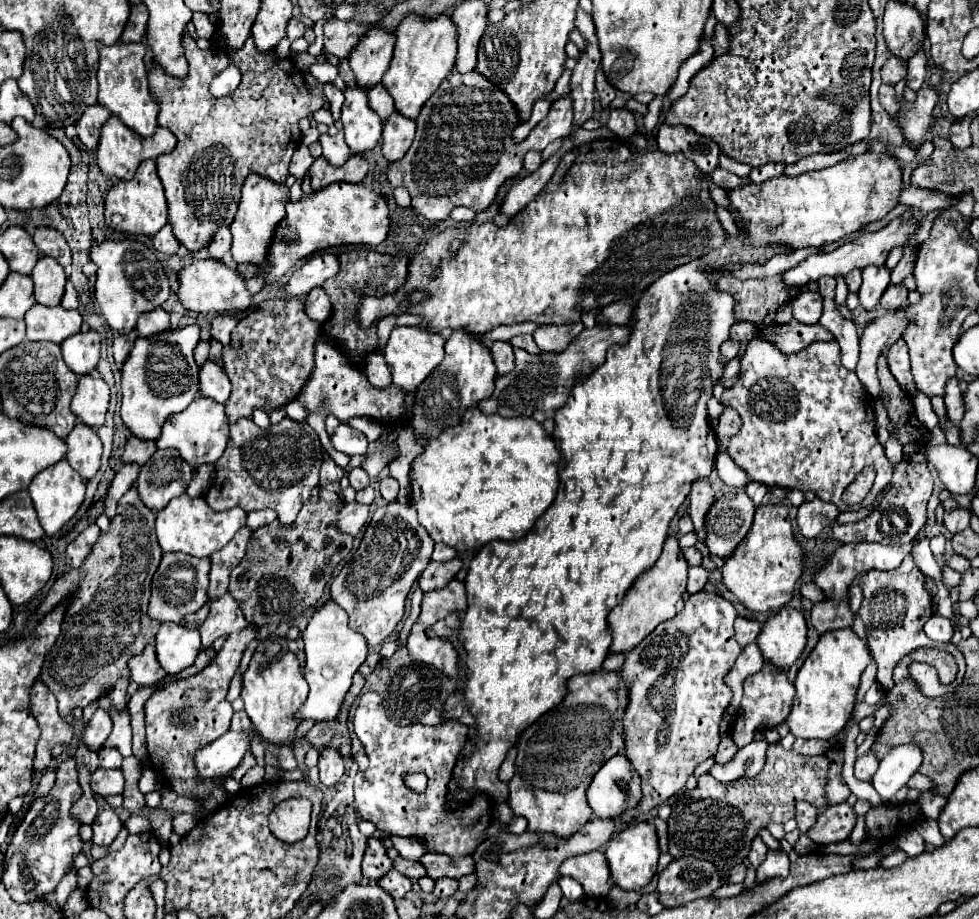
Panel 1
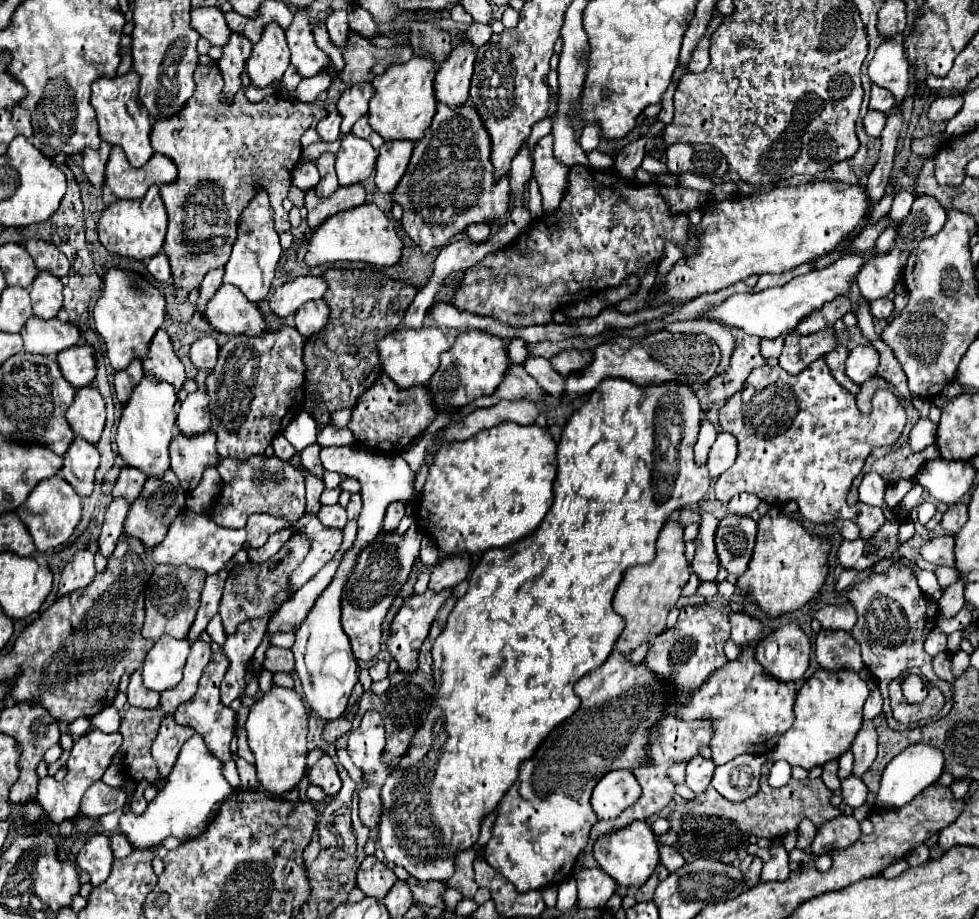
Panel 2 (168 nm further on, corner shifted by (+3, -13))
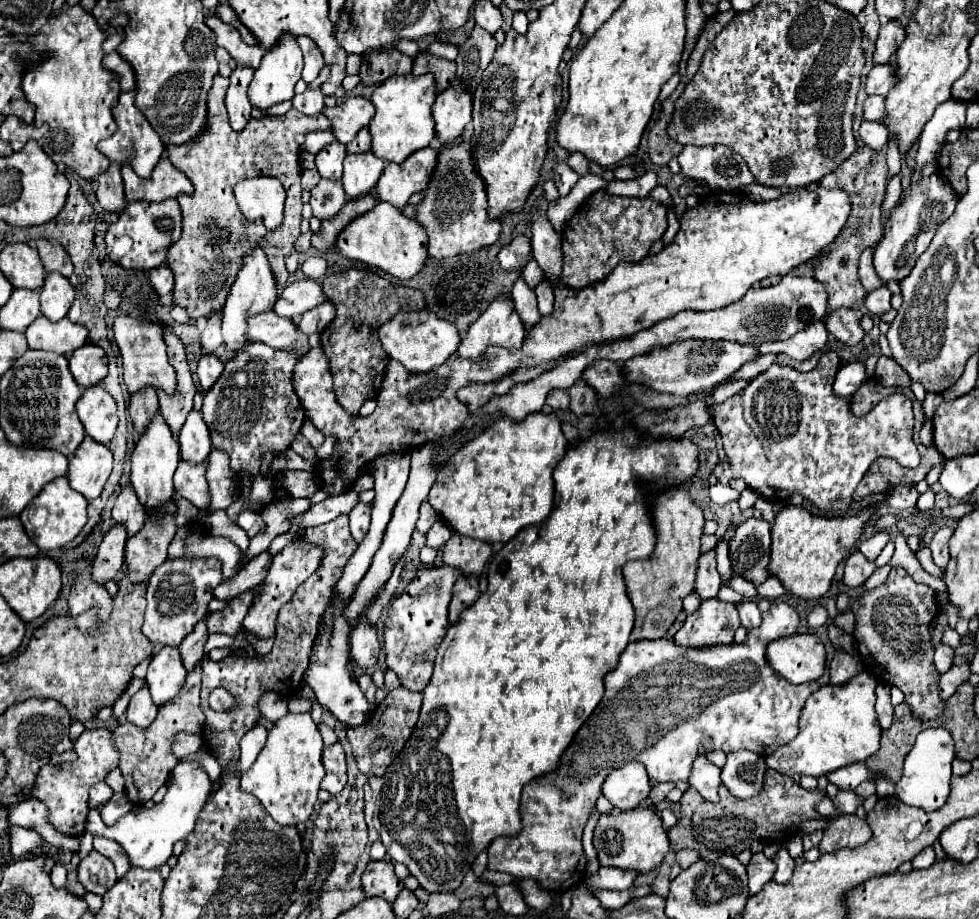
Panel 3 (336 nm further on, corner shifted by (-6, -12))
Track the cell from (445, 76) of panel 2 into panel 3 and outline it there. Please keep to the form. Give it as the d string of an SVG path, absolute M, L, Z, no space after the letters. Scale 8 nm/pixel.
M459 82L437 94L437 100L433 104L433 118L435 132L441 144L455 142L463 134L465 126L471 122L471 110L473 96Z

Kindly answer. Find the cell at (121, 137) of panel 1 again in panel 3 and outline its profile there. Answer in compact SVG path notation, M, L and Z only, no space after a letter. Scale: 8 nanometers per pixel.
M161 156L149 178L139 178L129 164L121 166L121 176L125 182L127 200L159 202L165 198L175 198L181 192L193 192L191 180L187 180L187 176L181 174L181 170L177 170L167 156Z

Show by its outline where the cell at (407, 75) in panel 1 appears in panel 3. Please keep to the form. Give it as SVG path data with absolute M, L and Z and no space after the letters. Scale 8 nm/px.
M429 72L421 76L395 74L381 82L371 96L371 102L375 104L375 116L369 124L373 136L373 154L377 154L383 160L401 164L415 150L431 146L431 142L435 140L435 120L431 114L435 96L435 76Z

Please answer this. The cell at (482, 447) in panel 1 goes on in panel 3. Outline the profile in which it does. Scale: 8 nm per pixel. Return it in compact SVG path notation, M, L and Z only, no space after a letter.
M537 412L521 422L501 418L451 456L427 500L451 530L489 544L505 544L523 526L545 522L551 514L553 468L561 462L565 448L561 422L553 416Z

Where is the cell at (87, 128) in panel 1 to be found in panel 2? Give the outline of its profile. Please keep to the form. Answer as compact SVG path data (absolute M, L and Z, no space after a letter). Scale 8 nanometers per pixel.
M102 143L98 151L86 149L82 153L82 169L86 173L86 179L94 187L102 187L104 185L104 169L106 169L106 161L108 161L110 149L112 149L110 143Z

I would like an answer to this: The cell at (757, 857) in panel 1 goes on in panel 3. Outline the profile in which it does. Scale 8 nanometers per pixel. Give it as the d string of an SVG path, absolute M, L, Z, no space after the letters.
M757 852L747 864L747 874L749 874L749 892L757 894L773 878L775 864L763 852Z

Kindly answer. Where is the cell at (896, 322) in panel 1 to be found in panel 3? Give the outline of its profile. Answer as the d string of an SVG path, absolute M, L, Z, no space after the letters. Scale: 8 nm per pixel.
M849 362L849 364L843 364L839 368L835 384L833 384L833 390L839 396L853 396L855 390L863 382L867 382L867 368L865 368L865 364L863 362Z

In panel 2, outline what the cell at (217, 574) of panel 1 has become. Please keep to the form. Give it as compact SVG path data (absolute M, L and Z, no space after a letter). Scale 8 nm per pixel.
M222 569L216 575L208 575L204 591L202 591L202 603L200 603L196 619L194 619L192 627L190 627L190 637L186 637L190 643L194 643L200 637L200 633L206 629L208 621L218 613L220 597L222 597L222 589L224 589L226 577L228 577L228 569Z

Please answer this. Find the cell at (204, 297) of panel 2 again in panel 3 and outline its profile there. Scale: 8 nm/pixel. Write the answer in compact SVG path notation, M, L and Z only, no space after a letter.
M215 310L211 314L211 318L207 318L207 326L201 334L201 346L203 346L203 354L211 354L215 352L221 344L223 344L223 336L221 336L221 310Z

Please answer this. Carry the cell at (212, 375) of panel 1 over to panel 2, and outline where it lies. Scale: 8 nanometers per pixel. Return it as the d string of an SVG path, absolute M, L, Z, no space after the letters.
M194 391L180 403L176 427L182 435L200 435L210 427L208 395L206 391Z

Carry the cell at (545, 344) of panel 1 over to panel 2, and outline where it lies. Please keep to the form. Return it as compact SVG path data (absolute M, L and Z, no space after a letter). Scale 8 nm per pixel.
M564 351L560 355L556 355L554 359L550 359L550 363L554 365L554 369L560 375L570 375L574 371L582 371L582 367L586 367L592 359L592 351Z

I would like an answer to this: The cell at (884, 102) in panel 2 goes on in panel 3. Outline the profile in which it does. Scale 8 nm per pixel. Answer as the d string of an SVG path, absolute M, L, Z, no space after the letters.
M867 96L865 100L865 120L881 120L887 116L885 96Z

